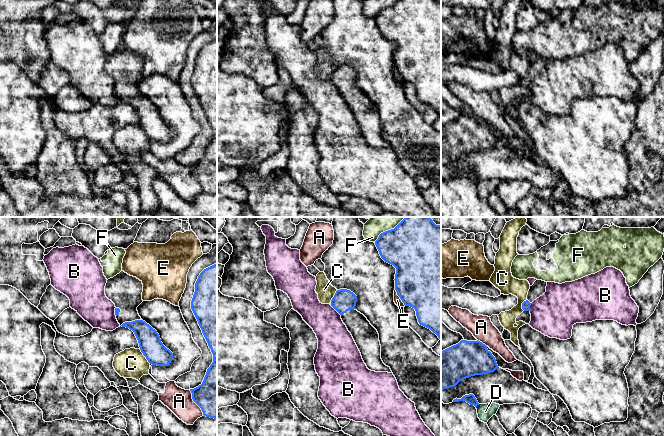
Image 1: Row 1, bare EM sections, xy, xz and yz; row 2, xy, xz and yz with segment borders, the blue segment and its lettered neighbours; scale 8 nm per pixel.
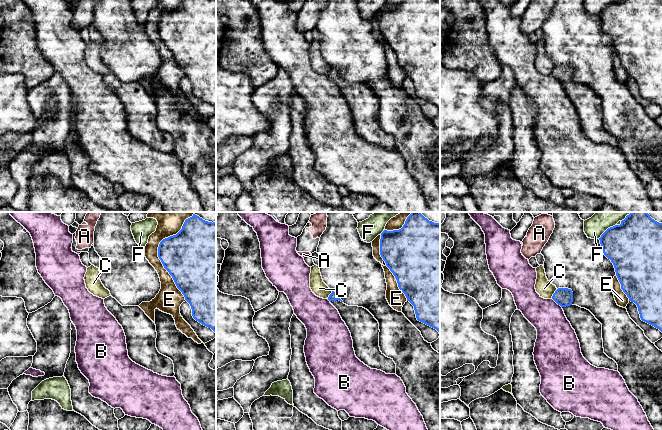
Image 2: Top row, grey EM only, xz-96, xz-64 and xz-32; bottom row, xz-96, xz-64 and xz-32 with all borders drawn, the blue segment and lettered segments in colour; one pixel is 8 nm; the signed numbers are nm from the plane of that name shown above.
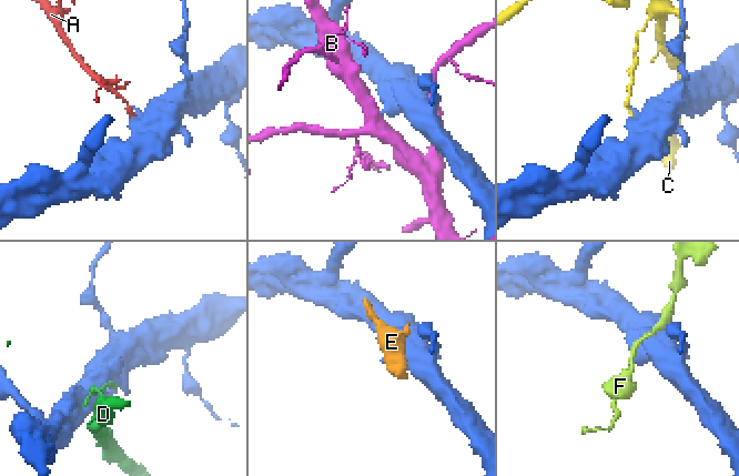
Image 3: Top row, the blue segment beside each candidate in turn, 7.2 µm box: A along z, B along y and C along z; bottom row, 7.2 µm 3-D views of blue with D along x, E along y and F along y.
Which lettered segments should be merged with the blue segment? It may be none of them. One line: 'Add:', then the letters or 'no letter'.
Add: no letter

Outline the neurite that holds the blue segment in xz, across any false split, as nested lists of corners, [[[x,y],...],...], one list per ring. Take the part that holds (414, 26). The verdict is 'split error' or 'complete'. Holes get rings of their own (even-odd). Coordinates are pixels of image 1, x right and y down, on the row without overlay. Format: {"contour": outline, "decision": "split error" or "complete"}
{"contour": [[[398,0],[394,5],[381,9],[375,17],[381,34],[396,44],[395,66],[405,82],[415,85],[420,101],[430,105],[441,116],[441,1],[436,0]]], "decision": "complete"}

